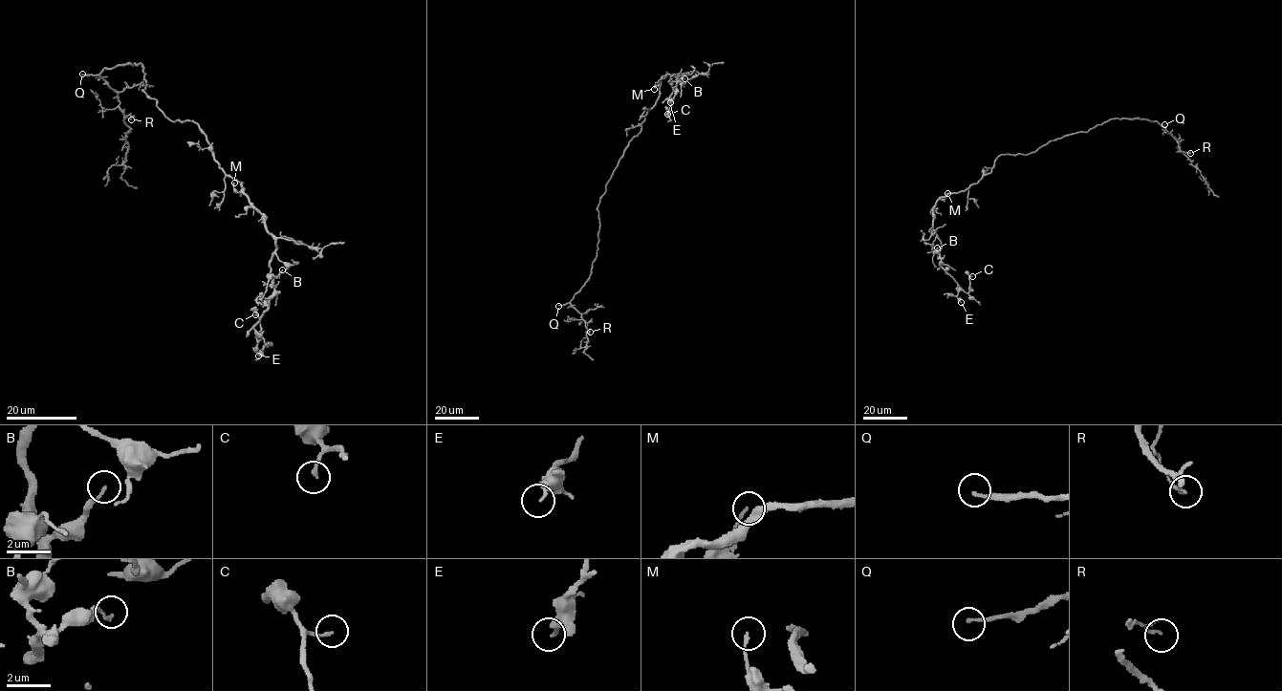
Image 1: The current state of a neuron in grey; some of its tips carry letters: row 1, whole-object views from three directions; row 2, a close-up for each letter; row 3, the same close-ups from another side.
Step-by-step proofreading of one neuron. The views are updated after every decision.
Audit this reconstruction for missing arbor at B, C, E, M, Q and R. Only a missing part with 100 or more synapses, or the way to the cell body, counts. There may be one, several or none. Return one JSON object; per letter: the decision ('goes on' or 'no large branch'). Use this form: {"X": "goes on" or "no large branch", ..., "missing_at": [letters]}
{"B": "no large branch", "C": "no large branch", "E": "no large branch", "M": "no large branch", "Q": "goes on", "R": "no large branch", "missing_at": ["Q"]}

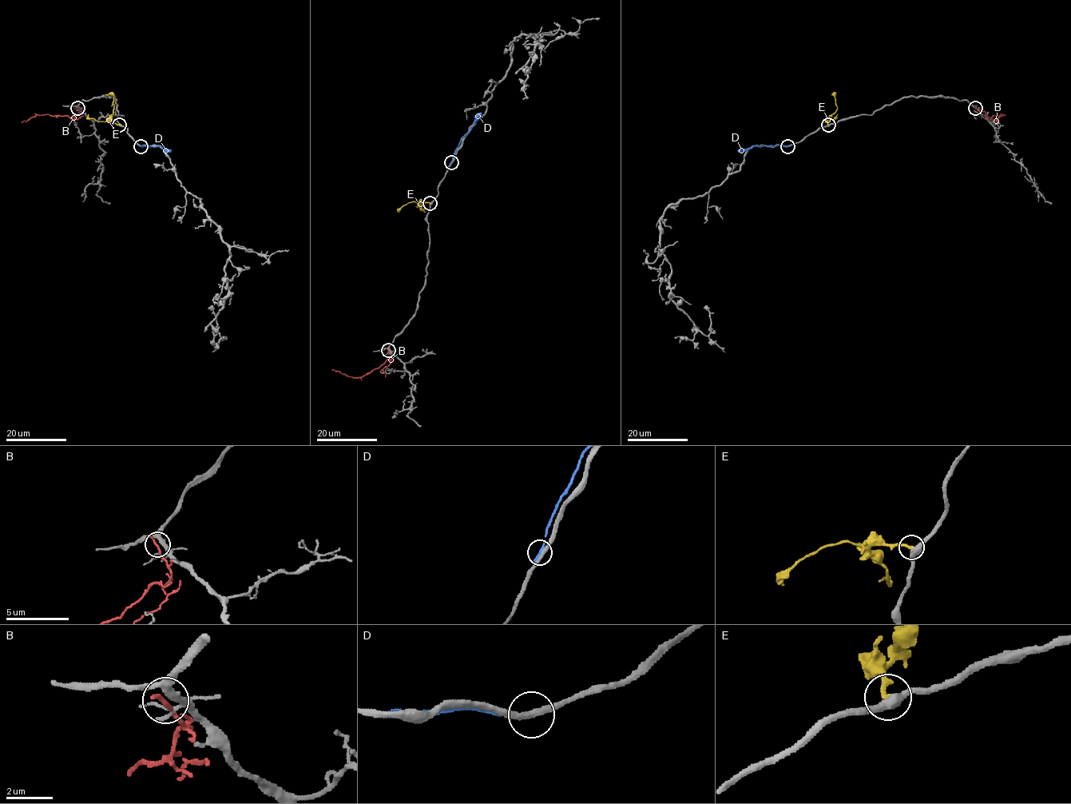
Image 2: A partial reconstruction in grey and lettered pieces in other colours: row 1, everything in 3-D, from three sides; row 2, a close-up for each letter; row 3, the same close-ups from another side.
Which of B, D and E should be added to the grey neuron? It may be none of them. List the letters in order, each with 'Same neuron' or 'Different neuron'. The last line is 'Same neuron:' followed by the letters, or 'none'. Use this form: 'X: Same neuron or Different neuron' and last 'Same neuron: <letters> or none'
B: Different neuron
D: Different neuron
E: Different neuron
Same neuron: none

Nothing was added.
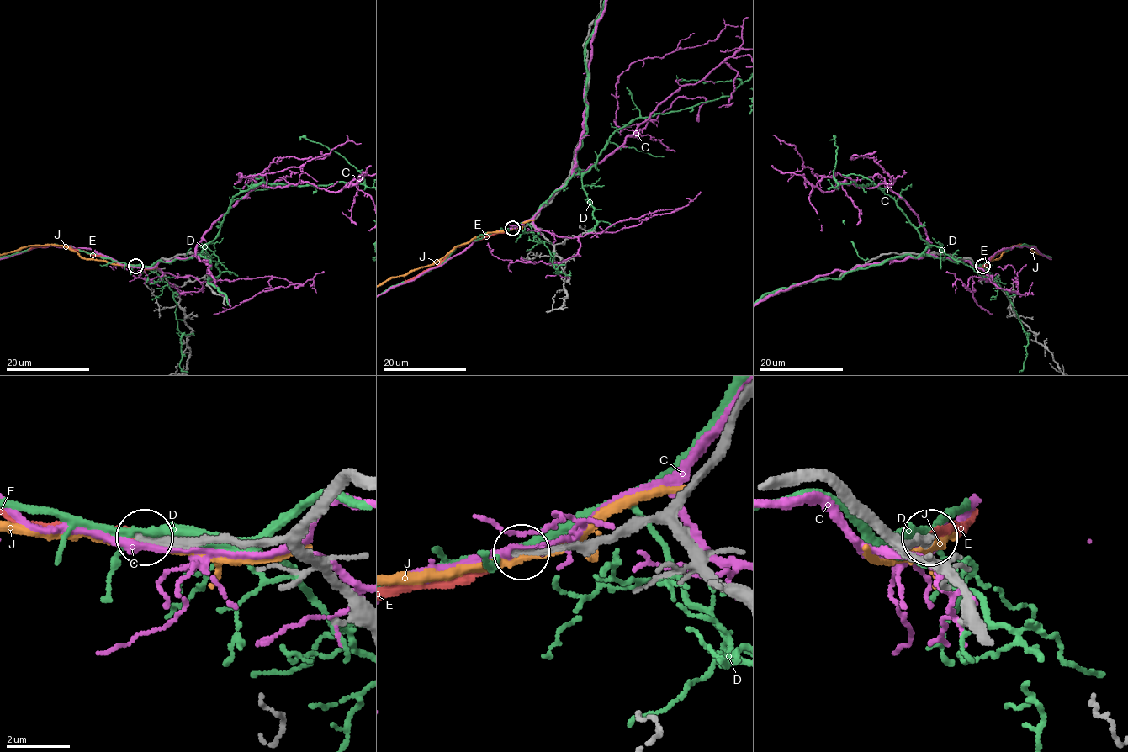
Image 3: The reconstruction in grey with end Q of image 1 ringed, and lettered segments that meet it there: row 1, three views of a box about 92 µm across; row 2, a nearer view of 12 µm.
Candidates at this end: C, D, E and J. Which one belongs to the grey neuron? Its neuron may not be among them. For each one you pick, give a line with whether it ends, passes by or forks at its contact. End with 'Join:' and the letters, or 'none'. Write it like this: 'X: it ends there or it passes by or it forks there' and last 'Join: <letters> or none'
E: it ends there
Join: E

